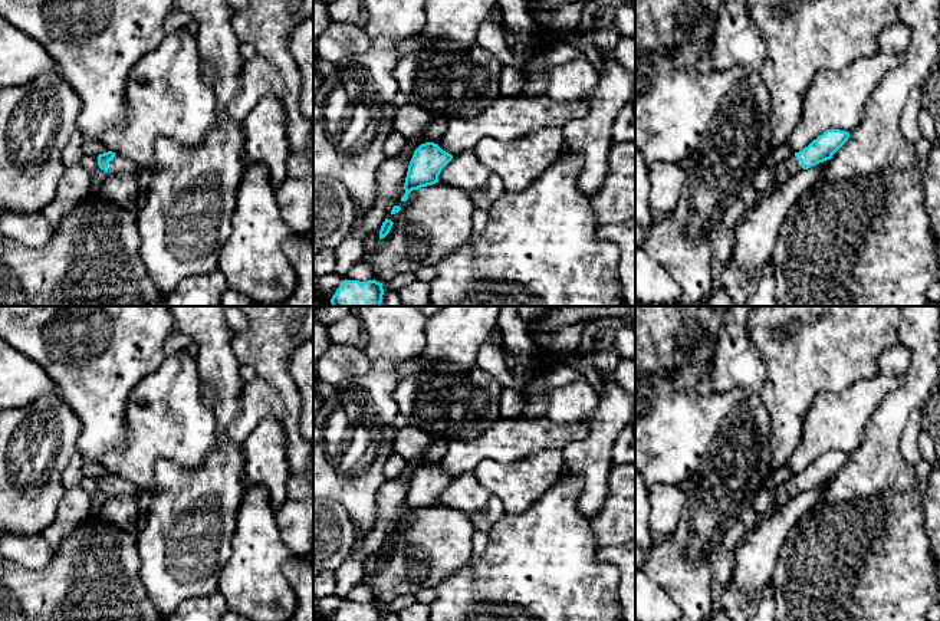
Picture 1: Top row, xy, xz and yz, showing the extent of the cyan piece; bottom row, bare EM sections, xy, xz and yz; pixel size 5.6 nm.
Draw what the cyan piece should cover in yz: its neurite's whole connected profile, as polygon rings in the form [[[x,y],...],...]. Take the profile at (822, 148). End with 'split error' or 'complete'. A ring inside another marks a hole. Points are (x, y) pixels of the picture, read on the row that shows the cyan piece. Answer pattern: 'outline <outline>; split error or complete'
outline [[[826,129],[799,152],[793,152],[778,167],[775,187],[786,183],[801,170],[808,170],[819,162],[831,160],[832,155],[848,141],[849,132],[841,129]]]; split error

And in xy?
outline [[[112,151],[99,154],[98,165],[101,170],[103,170],[108,174],[126,172],[131,175],[138,175],[141,171],[132,161],[129,161]]]; split error

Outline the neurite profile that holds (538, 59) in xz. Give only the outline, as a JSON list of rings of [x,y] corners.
[[[536,45],[529,49],[519,49],[519,50],[527,53],[527,60],[522,68],[522,72],[526,75],[533,75],[543,69],[552,69],[571,60],[586,58],[582,50],[566,45],[549,49],[540,49]]]

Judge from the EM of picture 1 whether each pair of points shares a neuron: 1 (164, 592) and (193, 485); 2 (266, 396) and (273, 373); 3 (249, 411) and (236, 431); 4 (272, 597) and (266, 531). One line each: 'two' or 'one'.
1: one
2: two
3: one
4: one

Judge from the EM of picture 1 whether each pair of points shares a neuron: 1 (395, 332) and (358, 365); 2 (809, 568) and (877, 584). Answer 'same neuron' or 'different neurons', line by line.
1: different neurons
2: same neuron

